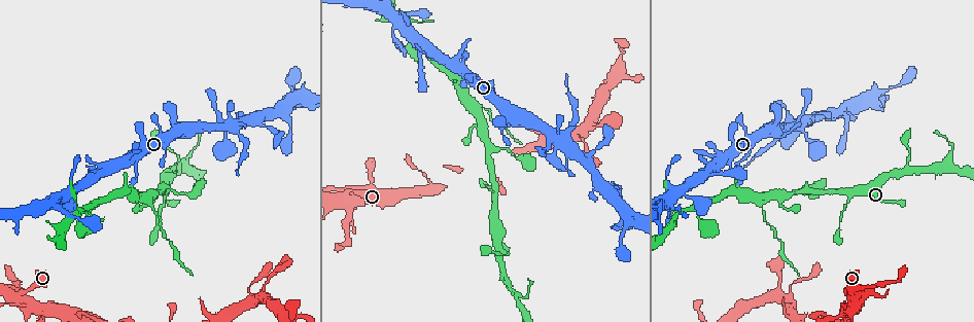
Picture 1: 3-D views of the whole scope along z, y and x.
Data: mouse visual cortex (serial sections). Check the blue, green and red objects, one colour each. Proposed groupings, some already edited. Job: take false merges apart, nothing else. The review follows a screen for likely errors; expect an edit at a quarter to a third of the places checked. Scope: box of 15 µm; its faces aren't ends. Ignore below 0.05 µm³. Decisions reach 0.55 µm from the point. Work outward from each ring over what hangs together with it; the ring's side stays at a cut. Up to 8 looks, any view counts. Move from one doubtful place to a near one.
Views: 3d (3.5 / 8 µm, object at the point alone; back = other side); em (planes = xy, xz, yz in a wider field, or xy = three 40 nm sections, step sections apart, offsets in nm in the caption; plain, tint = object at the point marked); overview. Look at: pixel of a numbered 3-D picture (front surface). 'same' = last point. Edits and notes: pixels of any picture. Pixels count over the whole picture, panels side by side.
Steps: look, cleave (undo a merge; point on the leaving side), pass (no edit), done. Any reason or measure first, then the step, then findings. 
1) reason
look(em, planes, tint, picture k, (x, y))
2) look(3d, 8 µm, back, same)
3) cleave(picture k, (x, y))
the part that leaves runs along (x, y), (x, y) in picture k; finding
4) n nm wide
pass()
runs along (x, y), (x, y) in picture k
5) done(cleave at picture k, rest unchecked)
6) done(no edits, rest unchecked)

thin arm on a thick one
look(3d, 3.5 µm, picture 1, (853, 297))

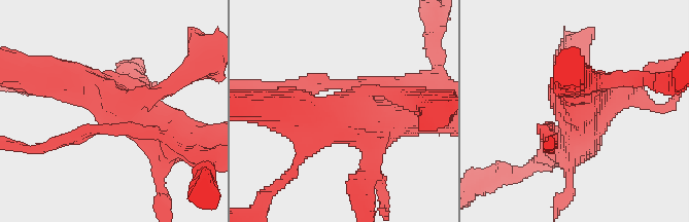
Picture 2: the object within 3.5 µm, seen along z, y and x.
need the tissue
look(em, planes, tint, picture 2, (128, 108))

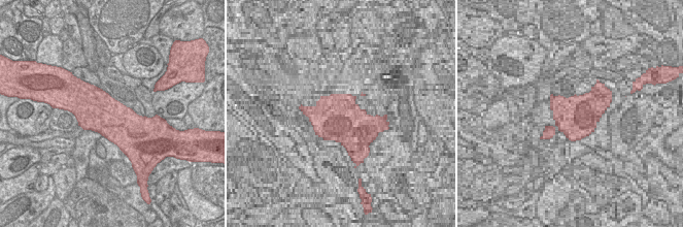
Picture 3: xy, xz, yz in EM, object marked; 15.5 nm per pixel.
cleave(picture 2, (69, 136))
the part that leaves runs along (107, 130), (82, 130), (57, 148) in picture 2; a second cell is stuck on

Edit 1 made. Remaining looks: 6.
look(overview)

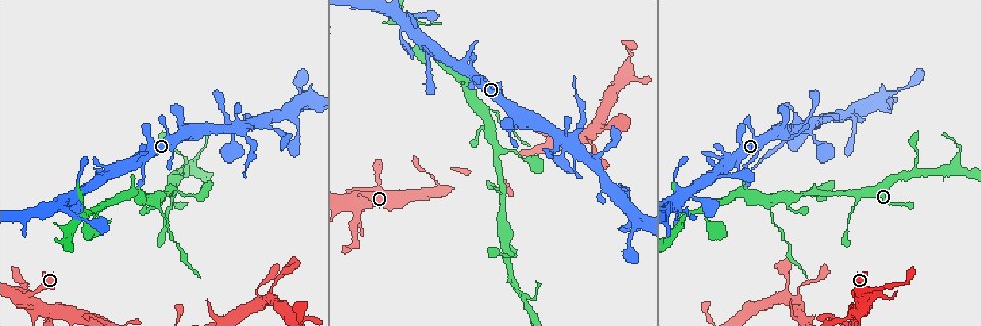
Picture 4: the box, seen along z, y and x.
abrupt turn
look(3d, 3.5 µm, picture 4, (692, 211))

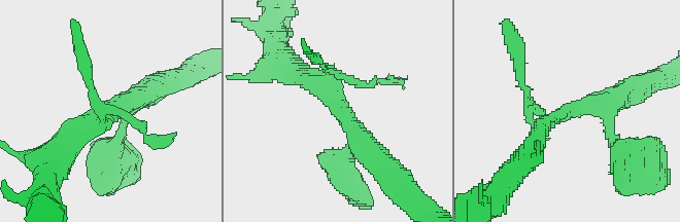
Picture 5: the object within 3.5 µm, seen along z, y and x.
need the tissue
look(em, xy, step 1, tint, picture 5, (101, 119))

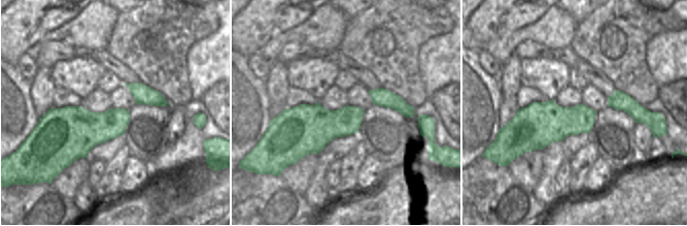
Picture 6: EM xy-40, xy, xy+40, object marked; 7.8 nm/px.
pass()
runs along (361, 148), (319, 61) in picture 5; continuous, no second cell

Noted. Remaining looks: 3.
calibre changes
look(3d, 3.5 µm, picture 4, (491, 109))

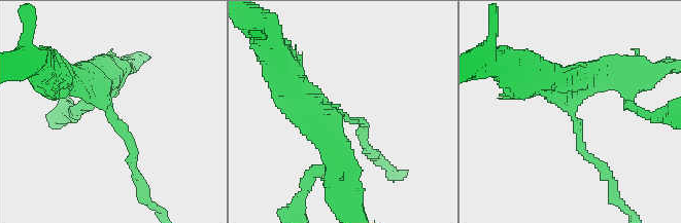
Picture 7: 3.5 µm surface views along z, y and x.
arms of 150, 350 nm
look(em, planes, tint, picture 7, (576, 126))

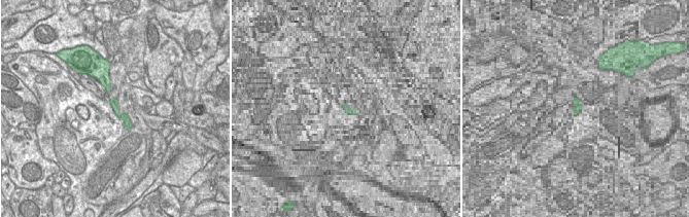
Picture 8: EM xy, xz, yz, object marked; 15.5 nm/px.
130 nm wide
cleave(picture 7, (134, 150))
the part that leaves runs along (114, 121), (133, 147), (148, 203) in picture 7; two cells meet here

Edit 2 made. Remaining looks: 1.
thick turns thin
look(3d, 3.5 µm, picture 4, (245, 138))

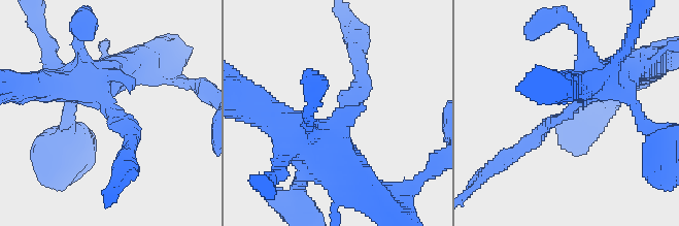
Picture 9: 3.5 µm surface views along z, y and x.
cleave(picture 9, (116, 128))
the part that leaves runs along (105, 107), (131, 129), (125, 164) in picture 9; two cells meet here

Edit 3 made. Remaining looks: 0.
done(cleave at picture 2, cleave at picture 7, cleave at picture 9, rest unchecked)

